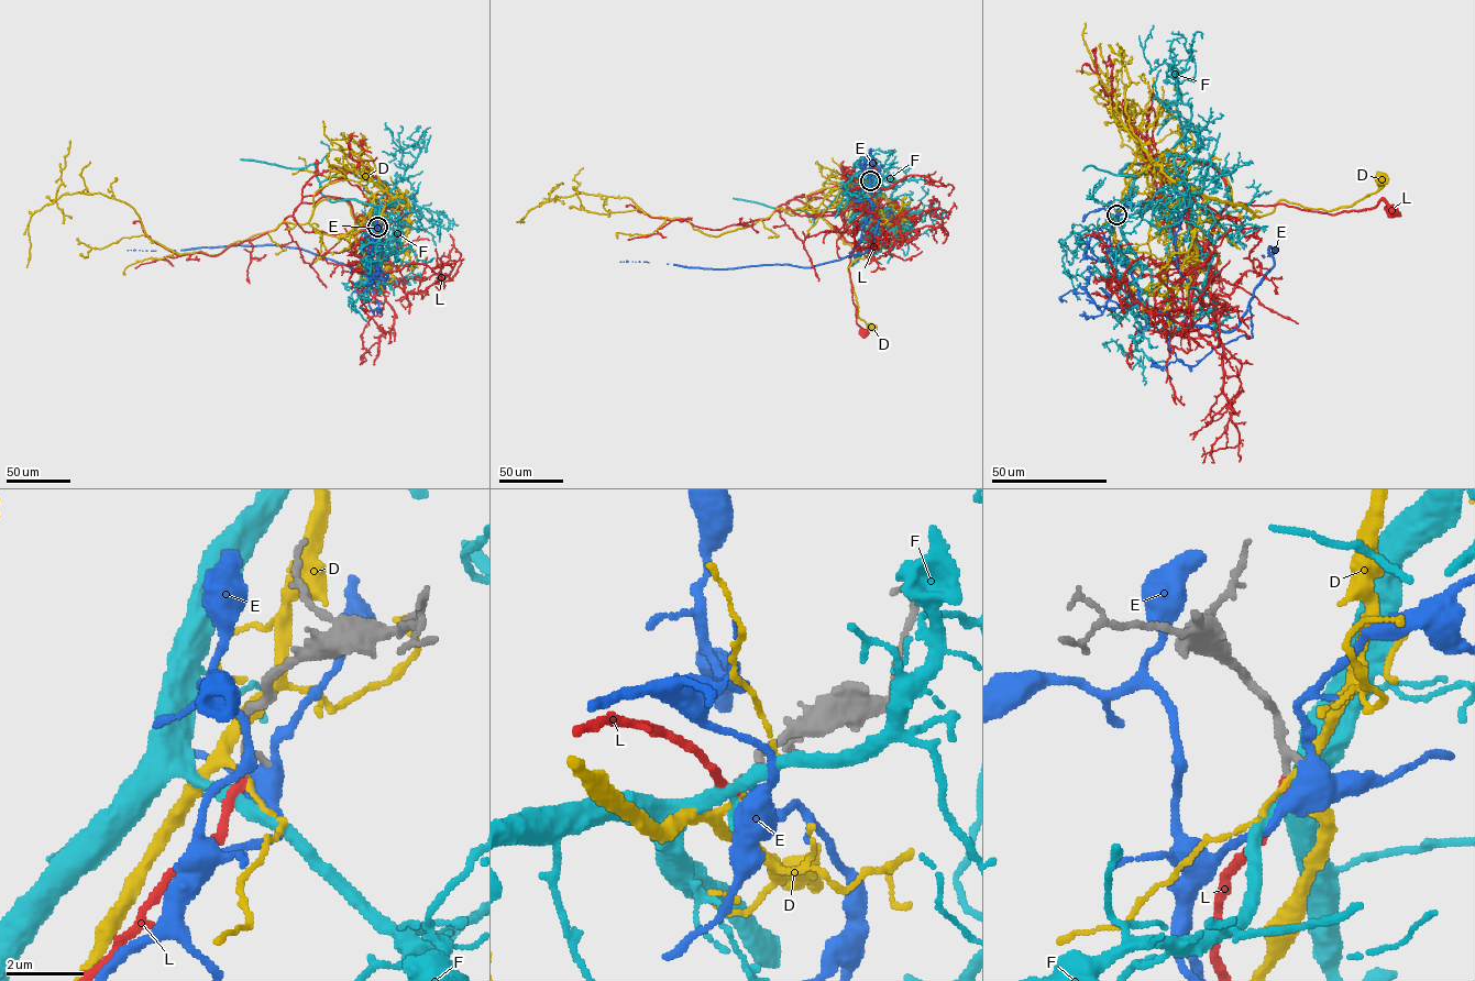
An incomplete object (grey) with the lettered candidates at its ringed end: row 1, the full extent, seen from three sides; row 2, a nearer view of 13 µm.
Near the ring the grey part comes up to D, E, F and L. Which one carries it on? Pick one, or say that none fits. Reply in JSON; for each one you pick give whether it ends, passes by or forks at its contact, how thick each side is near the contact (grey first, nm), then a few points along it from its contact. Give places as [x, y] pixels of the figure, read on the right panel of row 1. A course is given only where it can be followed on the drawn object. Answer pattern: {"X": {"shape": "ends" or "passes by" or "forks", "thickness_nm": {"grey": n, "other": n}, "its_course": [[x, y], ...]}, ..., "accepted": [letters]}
{"L": {"shape": "ends", "thickness_nm": {"grey": 240, "other": 220}, "its_course": [[1116, 215], [1114, 239], [1135, 272], [1175, 283], [1228, 206], [1284, 204], [1334, 215], [1383, 199], [1393, 210]]}, "accepted": ["L"]}

